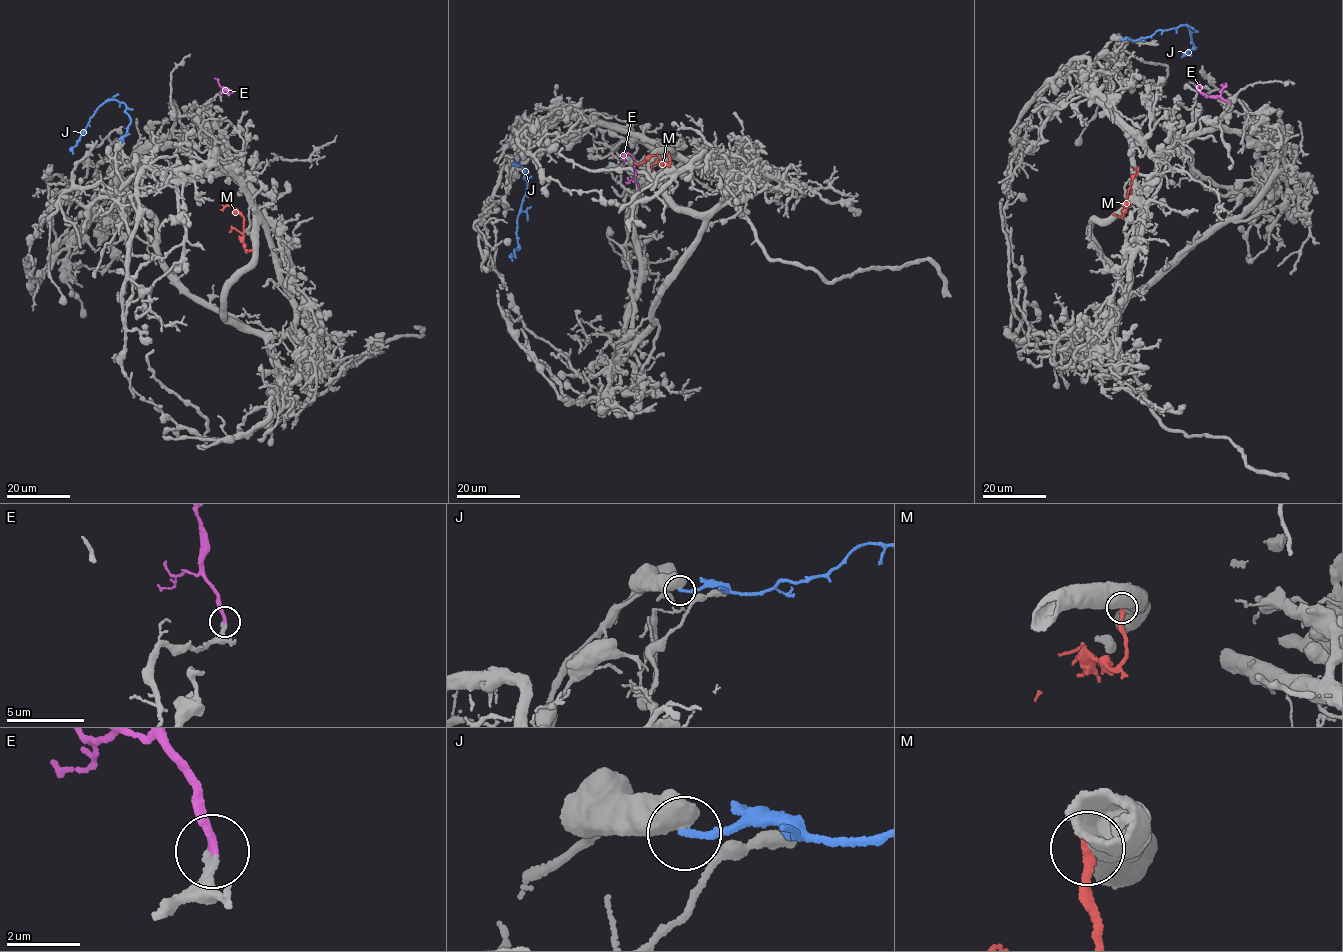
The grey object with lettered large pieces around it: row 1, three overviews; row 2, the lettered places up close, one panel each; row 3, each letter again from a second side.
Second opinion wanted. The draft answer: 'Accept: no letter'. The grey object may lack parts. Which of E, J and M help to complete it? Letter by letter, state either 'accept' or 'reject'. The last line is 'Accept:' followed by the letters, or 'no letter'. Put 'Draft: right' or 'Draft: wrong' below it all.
E: accept
J: reject
M: reject
Accept: E
Draft: wrong

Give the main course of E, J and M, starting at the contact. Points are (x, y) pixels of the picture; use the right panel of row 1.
E: (1228, 101), (1208, 96), (1197, 86), (1202, 88)
J: (1121, 39), (1137, 40), (1158, 30), (1187, 26), (1193, 47), (1181, 56)
M: (1113, 215), (1121, 216), (1127, 202), (1127, 189), (1138, 170), (1132, 166)

